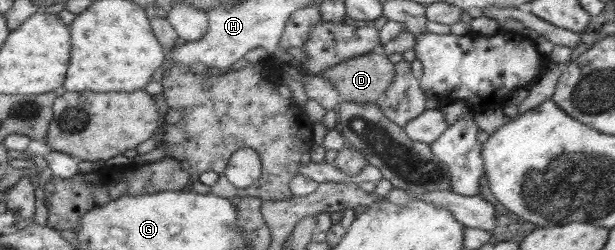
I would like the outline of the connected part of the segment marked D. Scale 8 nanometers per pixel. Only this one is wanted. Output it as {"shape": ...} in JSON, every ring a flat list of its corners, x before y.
{"shape":[[373,51,369,54,363,54,357,59,348,59,346,62,323,71,320,76,326,76,335,83,343,101,376,104,376,99,393,85,396,74,397,66,390,62,387,55]]}

